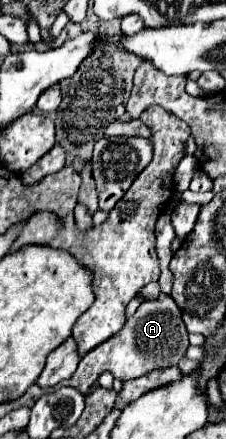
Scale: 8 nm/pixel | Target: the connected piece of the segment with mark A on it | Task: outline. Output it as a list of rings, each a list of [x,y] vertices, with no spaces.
[[[161,293],[153,301],[143,301],[135,315],[131,315],[125,323],[125,327],[107,339],[105,343],[97,345],[97,349],[89,351],[81,361],[73,377],[63,381],[63,387],[73,387],[79,393],[87,395],[89,389],[95,385],[101,373],[109,371],[115,379],[119,381],[131,381],[137,377],[143,377],[151,373],[153,369],[163,369],[163,367],[173,367],[179,363],[179,359],[185,355],[189,347],[189,335],[185,329],[185,323],[181,319],[181,309],[177,303]]]

